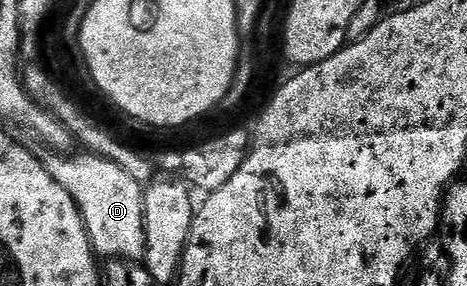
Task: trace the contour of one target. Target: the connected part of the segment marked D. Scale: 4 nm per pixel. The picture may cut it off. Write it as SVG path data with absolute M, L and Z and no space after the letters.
M50 153L47 154L48 157L45 156L44 162L48 173L57 183L64 185L64 189L68 189L68 193L76 201L95 256L106 261L141 260L146 248L143 227L143 184L136 177L132 177L132 173L128 173L103 155L78 154Z

